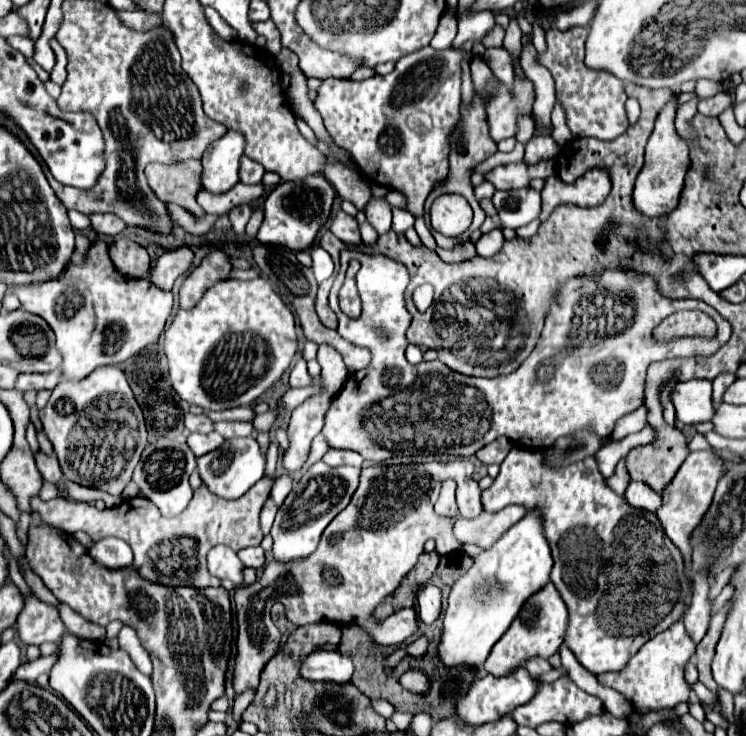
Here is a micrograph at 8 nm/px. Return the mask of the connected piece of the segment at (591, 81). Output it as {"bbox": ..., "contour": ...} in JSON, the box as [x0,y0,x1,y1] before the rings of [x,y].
{"bbox":[538,28,628,140],"contour":[[[550,28],[546,32],[548,48],[546,52],[538,54],[538,64],[546,66],[556,82],[556,100],[566,112],[566,124],[574,138],[594,136],[598,140],[614,140],[628,126],[624,110],[624,82],[620,78],[614,78],[614,74],[606,74],[606,70],[590,70],[584,64],[586,36],[586,28],[570,28],[566,32]]]}

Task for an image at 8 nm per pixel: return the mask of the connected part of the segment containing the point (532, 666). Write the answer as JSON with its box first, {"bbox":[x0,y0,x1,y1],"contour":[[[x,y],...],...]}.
{"bbox":[526,658,552,676],"contour":[[[532,658],[526,662],[526,668],[534,674],[534,676],[540,676],[540,674],[546,674],[548,670],[552,670],[552,666],[548,664],[548,660],[542,660],[542,658]]]}

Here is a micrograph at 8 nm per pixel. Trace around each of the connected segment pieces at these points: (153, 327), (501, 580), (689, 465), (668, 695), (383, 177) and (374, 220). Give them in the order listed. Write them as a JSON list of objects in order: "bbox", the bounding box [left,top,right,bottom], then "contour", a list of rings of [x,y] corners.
[{"bbox":[10,240,172,380],"contour":[[[102,240],[90,246],[82,266],[68,264],[68,268],[54,280],[36,282],[32,286],[12,286],[10,292],[18,296],[24,310],[42,316],[54,330],[56,346],[62,354],[60,372],[64,380],[82,380],[100,366],[120,364],[132,358],[134,354],[138,354],[142,348],[156,344],[172,310],[172,292],[156,288],[148,280],[132,280],[132,278],[122,276],[112,266],[110,256],[108,256],[108,246]]]},{"bbox":[438,512,554,668],"contour":[[[528,512],[492,548],[488,548],[474,560],[476,564],[472,566],[472,570],[454,584],[448,596],[442,644],[438,648],[438,654],[440,660],[450,668],[460,664],[482,666],[492,646],[516,618],[524,600],[550,580],[554,560],[544,536],[542,512]]]},{"bbox":[658,450,726,584],"contour":[[[710,450],[704,452],[690,452],[672,482],[662,492],[662,506],[658,508],[658,518],[662,522],[662,528],[666,536],[676,544],[676,548],[682,552],[684,564],[688,568],[688,580],[692,584],[692,544],[690,538],[694,530],[702,524],[702,518],[706,516],[706,510],[710,510],[710,500],[714,500],[714,490],[718,486],[718,480],[726,474],[724,462]]]},{"bbox":[598,616,696,714],"contour":[[[684,616],[674,622],[668,630],[656,634],[652,640],[648,640],[636,656],[630,658],[628,666],[622,672],[608,672],[598,674],[598,680],[604,686],[610,686],[618,692],[622,692],[634,708],[642,714],[648,710],[660,710],[660,708],[672,708],[680,702],[688,702],[690,686],[684,680],[684,668],[686,662],[694,656],[696,644],[690,638],[690,634],[684,628]]]},{"bbox":[316,46,462,216],"contour":[[[426,46],[416,54],[400,58],[396,68],[386,76],[372,76],[368,80],[324,80],[318,90],[316,110],[324,118],[324,126],[334,142],[348,150],[360,172],[374,184],[400,190],[408,198],[408,212],[422,216],[422,206],[434,182],[448,176],[448,136],[460,118],[460,62],[462,50],[434,50]]]},{"bbox":[364,194,392,234],"contour":[[[374,194],[372,200],[364,206],[364,214],[368,222],[378,230],[378,234],[384,234],[390,230],[392,224],[392,206],[386,202],[384,196]]]}]

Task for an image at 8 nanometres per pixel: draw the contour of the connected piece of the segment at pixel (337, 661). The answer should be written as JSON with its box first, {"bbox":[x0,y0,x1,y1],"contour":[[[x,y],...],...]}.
{"bbox":[300,650,354,682],"contour":[[[318,650],[318,654],[310,654],[302,668],[300,668],[300,674],[308,680],[332,680],[332,682],[350,682],[352,680],[352,674],[354,674],[354,662],[350,656],[344,656],[340,654],[338,650]]]}

